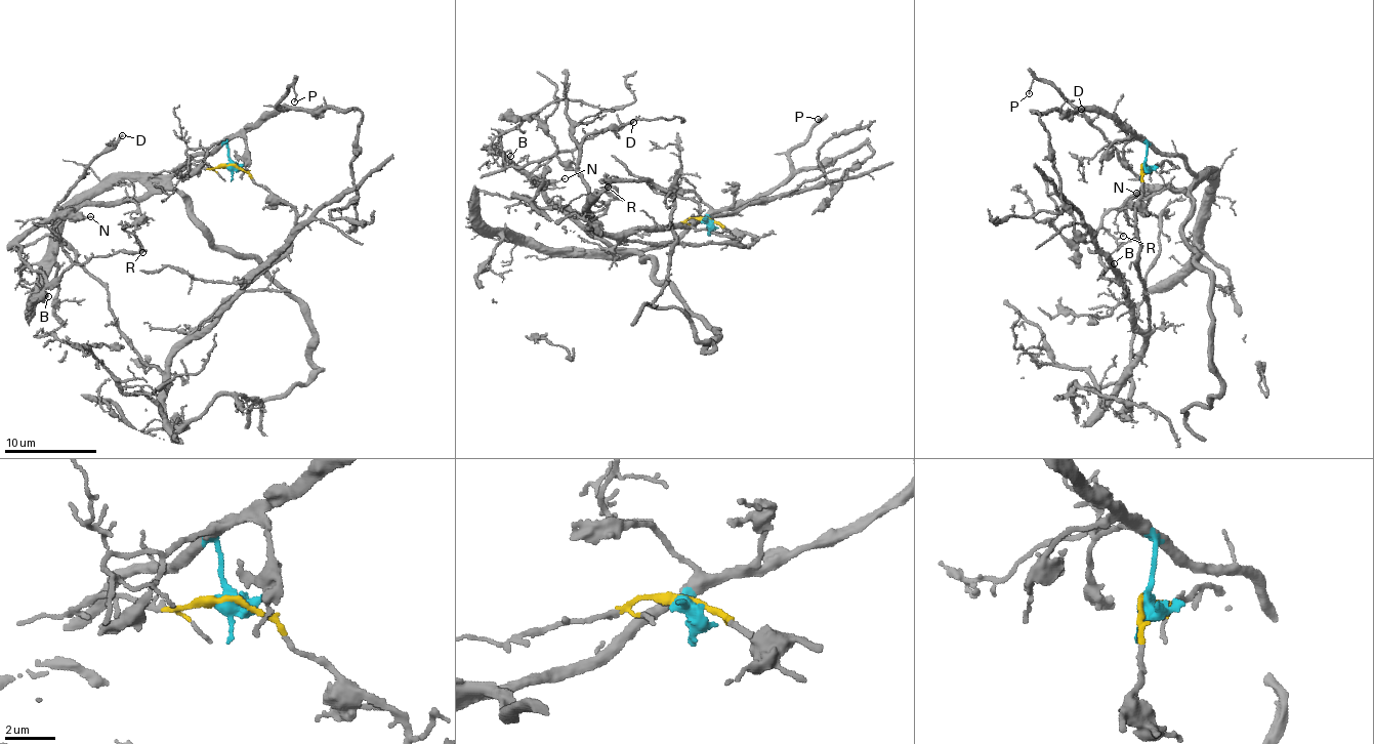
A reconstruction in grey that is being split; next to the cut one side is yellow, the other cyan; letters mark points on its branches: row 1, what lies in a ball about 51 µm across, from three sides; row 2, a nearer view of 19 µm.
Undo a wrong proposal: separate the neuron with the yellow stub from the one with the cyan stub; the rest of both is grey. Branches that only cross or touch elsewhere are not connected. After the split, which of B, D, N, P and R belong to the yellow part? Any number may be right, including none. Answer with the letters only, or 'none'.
none

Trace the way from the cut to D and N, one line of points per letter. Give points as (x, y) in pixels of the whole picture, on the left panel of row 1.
D: (231, 165), (228, 149), (218, 143), (192, 157), (140, 197), (57, 210), (70, 188), (123, 134)
N: (231, 165), (228, 149), (218, 143), (208, 153), (192, 157), (140, 197), (81, 205), (75, 210), (90, 216)

